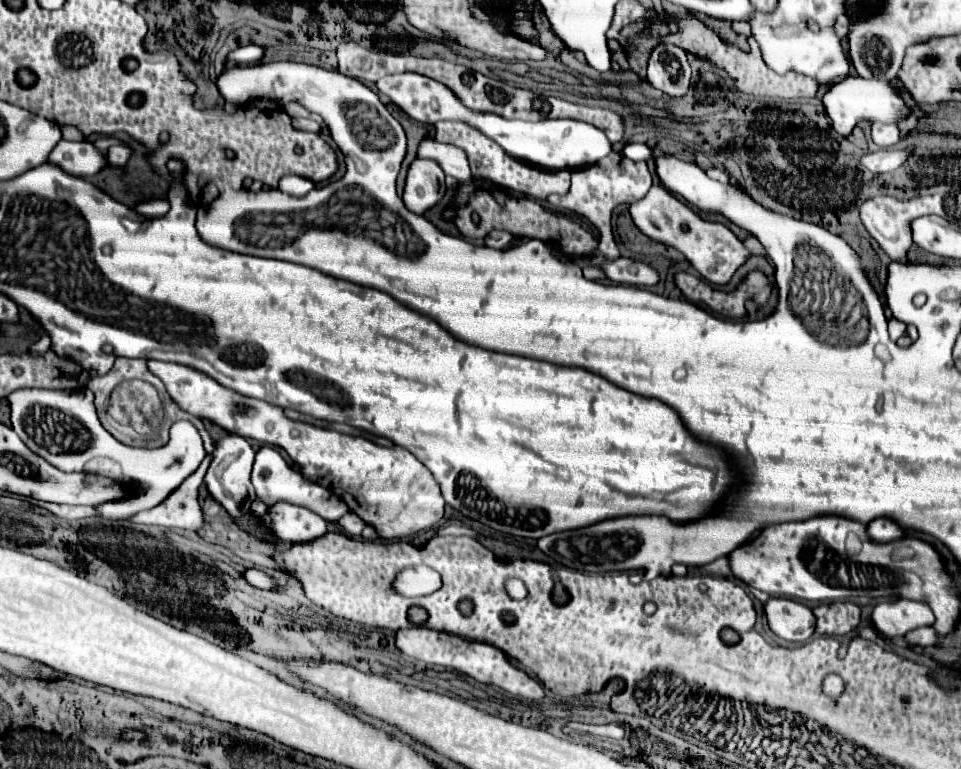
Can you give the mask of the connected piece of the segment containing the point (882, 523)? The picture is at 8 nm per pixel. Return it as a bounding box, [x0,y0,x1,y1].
[868,518,902,542]

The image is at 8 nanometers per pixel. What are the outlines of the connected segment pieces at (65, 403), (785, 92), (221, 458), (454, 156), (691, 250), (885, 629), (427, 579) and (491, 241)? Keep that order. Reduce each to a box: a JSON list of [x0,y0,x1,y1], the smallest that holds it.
[[8,388,204,520],[662,10,818,98],[204,435,256,518],[417,138,472,182],[630,186,750,284],[872,600,934,638],[394,566,440,596],[486,230,512,248]]

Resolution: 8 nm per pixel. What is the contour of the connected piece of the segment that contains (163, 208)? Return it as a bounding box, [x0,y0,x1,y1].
[136,198,170,218]

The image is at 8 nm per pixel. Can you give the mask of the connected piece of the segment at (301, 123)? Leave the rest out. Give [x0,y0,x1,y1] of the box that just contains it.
[292,118,320,132]

